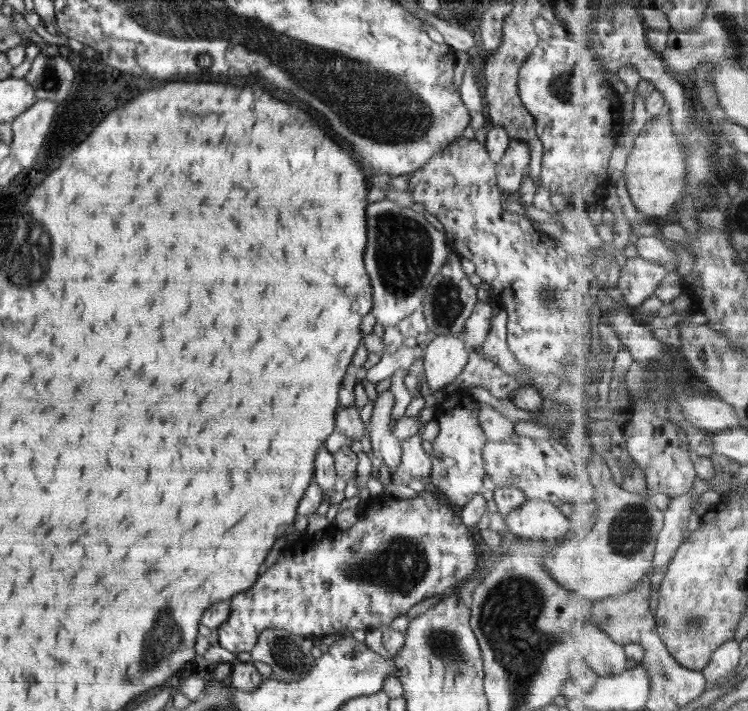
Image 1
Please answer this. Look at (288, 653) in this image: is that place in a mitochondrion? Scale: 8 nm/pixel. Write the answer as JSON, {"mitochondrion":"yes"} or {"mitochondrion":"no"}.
{"mitochondrion":"yes"}

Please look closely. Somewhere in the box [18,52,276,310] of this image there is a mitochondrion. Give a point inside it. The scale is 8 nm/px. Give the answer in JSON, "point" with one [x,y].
{"point":[48,79]}

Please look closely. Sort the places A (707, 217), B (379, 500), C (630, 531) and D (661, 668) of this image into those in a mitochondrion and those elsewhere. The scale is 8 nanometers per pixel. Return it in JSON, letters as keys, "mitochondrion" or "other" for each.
{"A":"mitochondrion","B":"other","C":"mitochondrion","D":"mitochondrion"}

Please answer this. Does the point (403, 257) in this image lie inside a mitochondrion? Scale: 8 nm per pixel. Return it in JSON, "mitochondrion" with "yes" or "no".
{"mitochondrion":"yes"}

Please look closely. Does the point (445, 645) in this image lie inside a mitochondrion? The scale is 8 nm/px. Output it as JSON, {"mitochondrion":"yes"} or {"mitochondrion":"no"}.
{"mitochondrion":"yes"}

